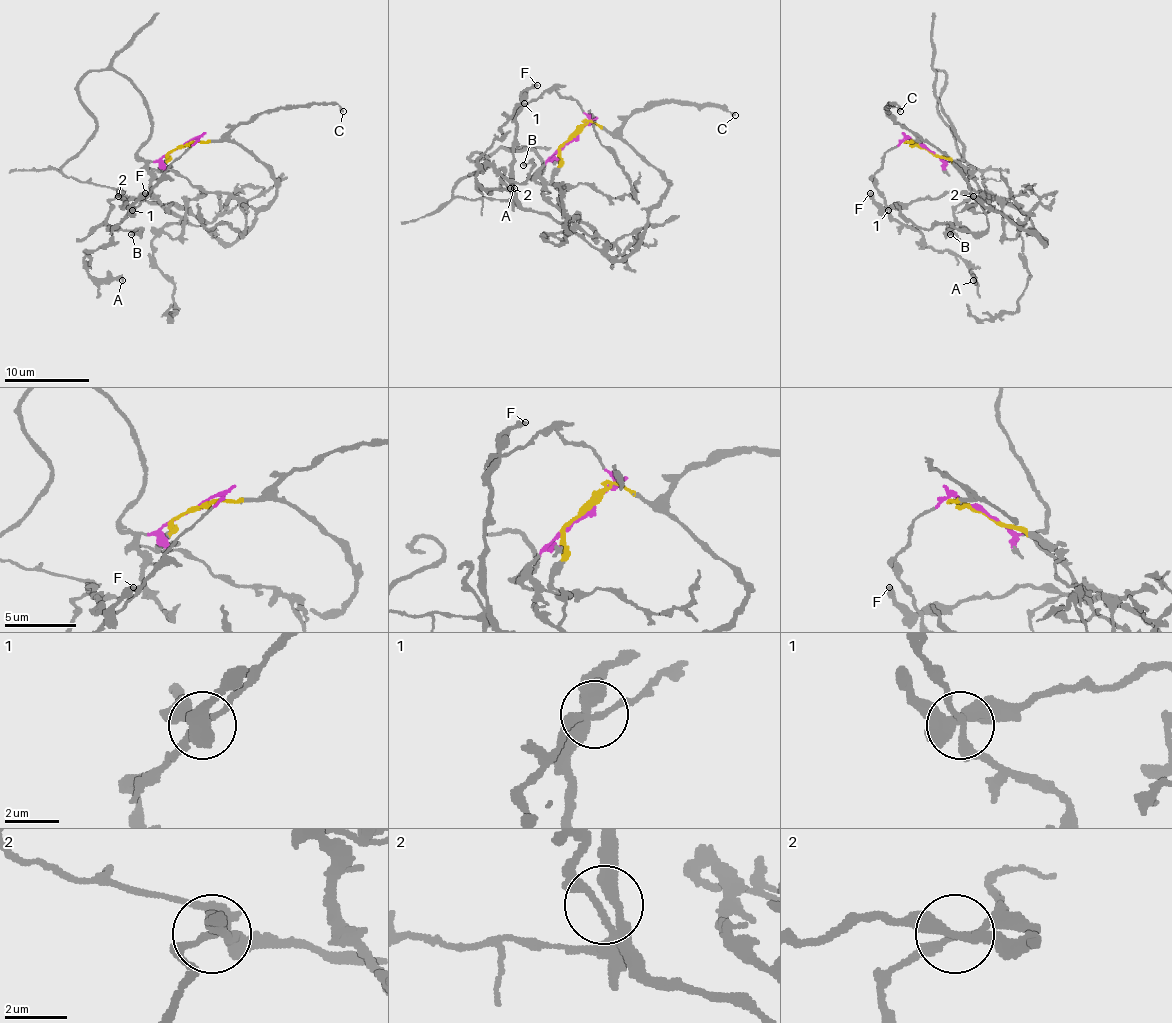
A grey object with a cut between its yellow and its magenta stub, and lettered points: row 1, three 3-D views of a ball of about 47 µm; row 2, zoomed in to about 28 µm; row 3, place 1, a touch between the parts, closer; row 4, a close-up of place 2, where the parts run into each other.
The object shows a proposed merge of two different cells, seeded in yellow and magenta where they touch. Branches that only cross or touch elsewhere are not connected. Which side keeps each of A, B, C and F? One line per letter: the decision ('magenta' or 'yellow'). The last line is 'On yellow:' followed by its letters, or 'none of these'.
A: magenta
B: magenta
C: yellow
F: yellow
On yellow: C, F

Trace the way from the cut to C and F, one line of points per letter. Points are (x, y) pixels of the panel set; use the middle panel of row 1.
C: (571, 136), (590, 121), (616, 132), (635, 113), (656, 102), (724, 107), (734, 115)
F: (571, 136), (595, 121), (667, 181), (624, 259), (607, 259), (516, 198), (516, 107), (537, 85)

